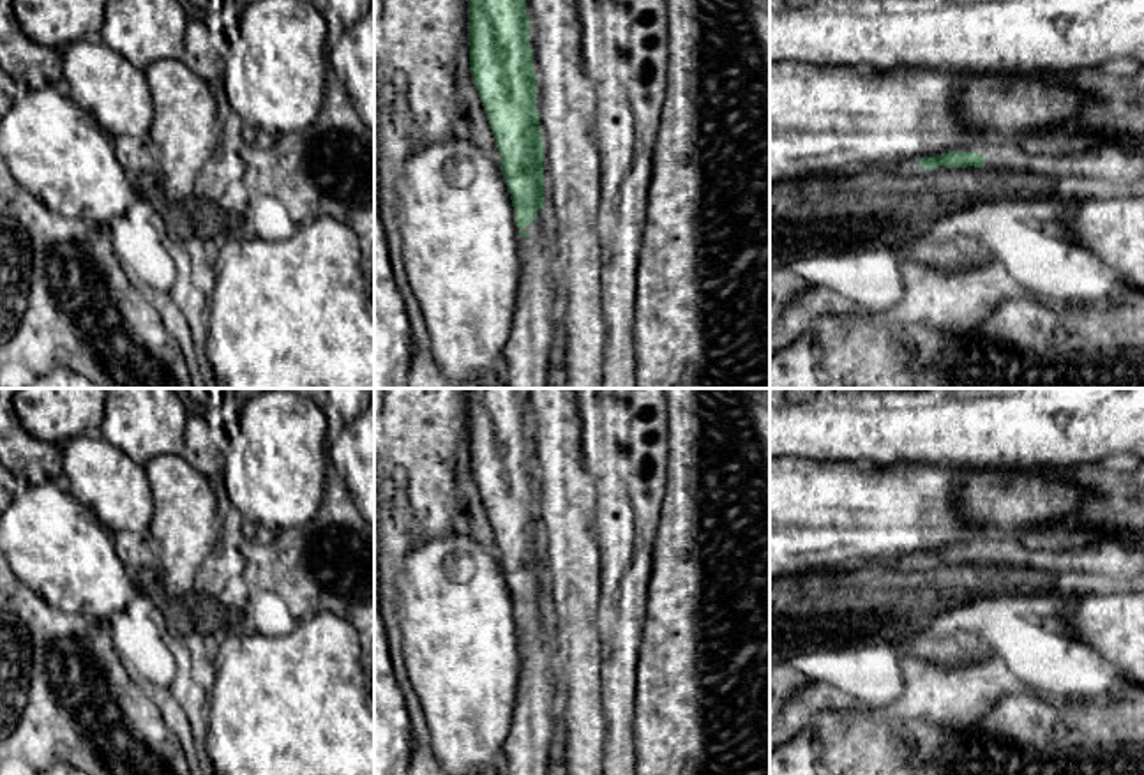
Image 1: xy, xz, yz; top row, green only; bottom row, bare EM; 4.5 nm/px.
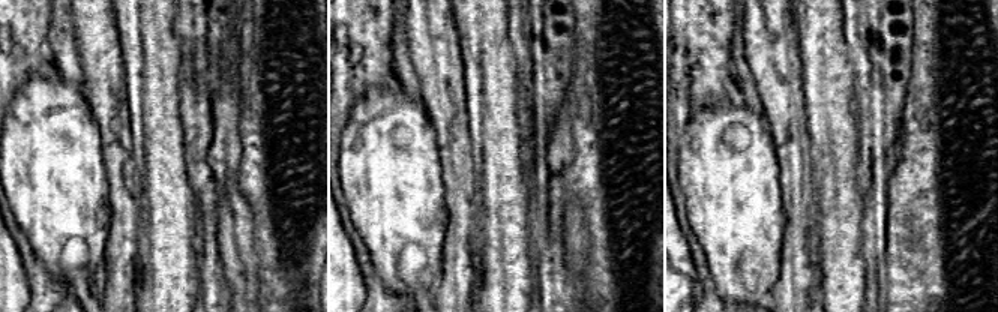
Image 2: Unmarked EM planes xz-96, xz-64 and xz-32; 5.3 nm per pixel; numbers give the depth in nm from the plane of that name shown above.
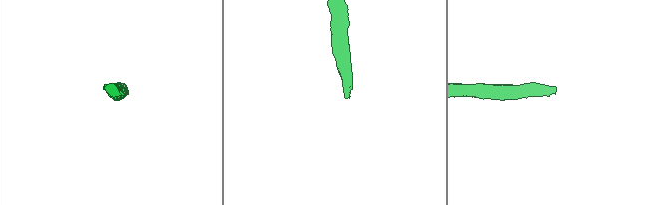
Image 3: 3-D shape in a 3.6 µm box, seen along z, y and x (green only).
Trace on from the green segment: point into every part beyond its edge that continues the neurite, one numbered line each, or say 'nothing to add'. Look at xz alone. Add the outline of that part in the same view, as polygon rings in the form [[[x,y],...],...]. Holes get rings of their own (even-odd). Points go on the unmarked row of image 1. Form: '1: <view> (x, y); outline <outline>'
1: xz (530, 747); outline [[[546,602],[523,623],[526,632],[517,621],[516,627],[521,673],[501,775],[551,775],[558,736],[556,648]]]

